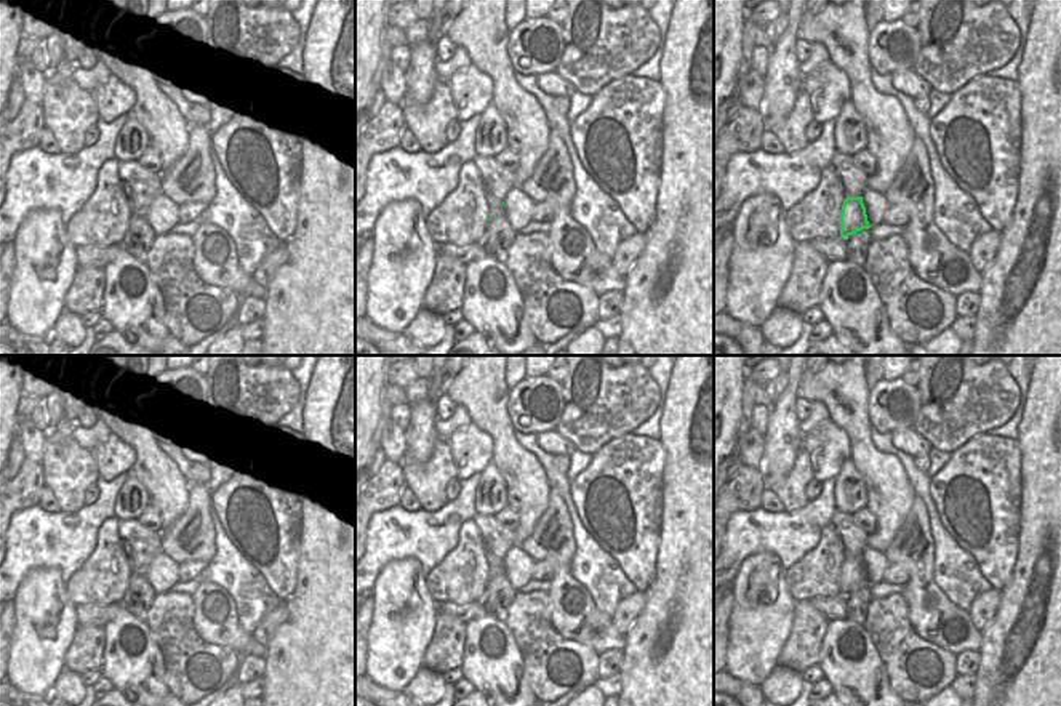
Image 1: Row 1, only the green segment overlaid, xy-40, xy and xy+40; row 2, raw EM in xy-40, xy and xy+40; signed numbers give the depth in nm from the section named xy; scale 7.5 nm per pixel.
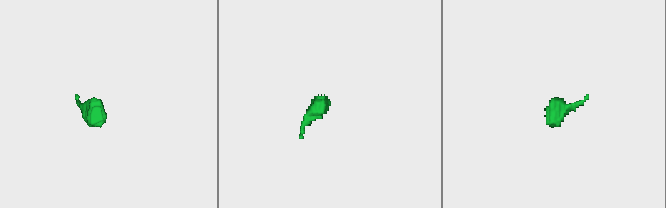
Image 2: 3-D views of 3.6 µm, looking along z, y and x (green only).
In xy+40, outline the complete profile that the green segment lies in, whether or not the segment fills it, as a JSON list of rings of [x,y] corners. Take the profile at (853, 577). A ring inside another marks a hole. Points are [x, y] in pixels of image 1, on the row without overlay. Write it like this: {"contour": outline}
{"contour": [[[847,556],[840,570],[840,594],[848,596],[869,586],[863,556]]]}

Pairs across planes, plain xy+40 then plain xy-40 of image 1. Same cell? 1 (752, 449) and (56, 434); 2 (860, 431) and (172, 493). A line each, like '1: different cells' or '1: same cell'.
1: different cells
2: same cell

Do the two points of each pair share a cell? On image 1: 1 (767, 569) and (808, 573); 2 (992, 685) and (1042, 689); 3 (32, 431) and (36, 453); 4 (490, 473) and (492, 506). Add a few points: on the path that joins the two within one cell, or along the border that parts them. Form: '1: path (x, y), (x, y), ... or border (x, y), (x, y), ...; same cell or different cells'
1: border (784, 570), (784, 585), (796, 601); different cells
2: path (1005, 685), (1029, 685); same cell
3: path (32, 436), (34, 449); same cell
4: path (495, 481), (493, 498); same cell

